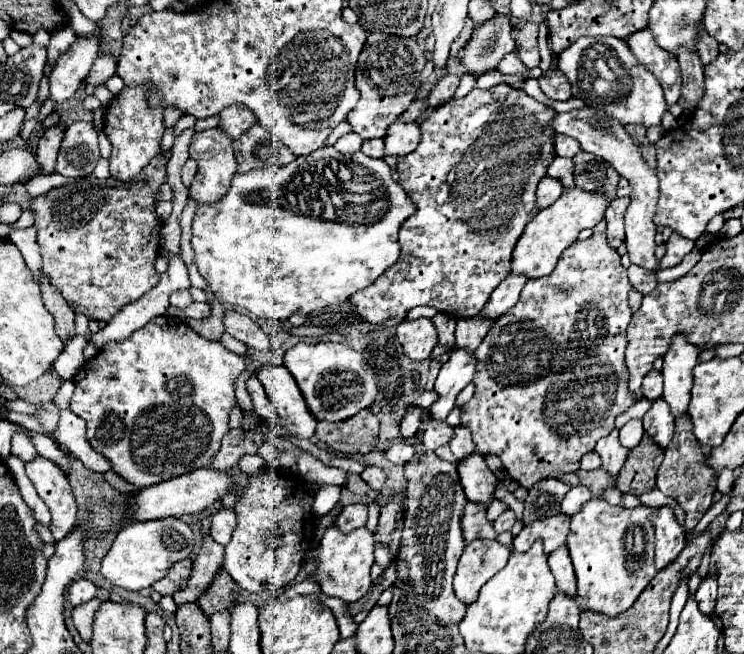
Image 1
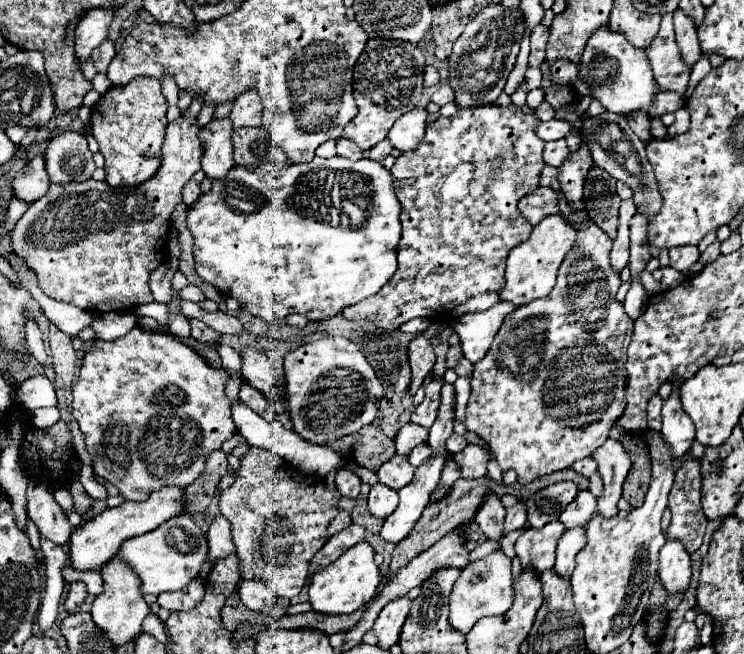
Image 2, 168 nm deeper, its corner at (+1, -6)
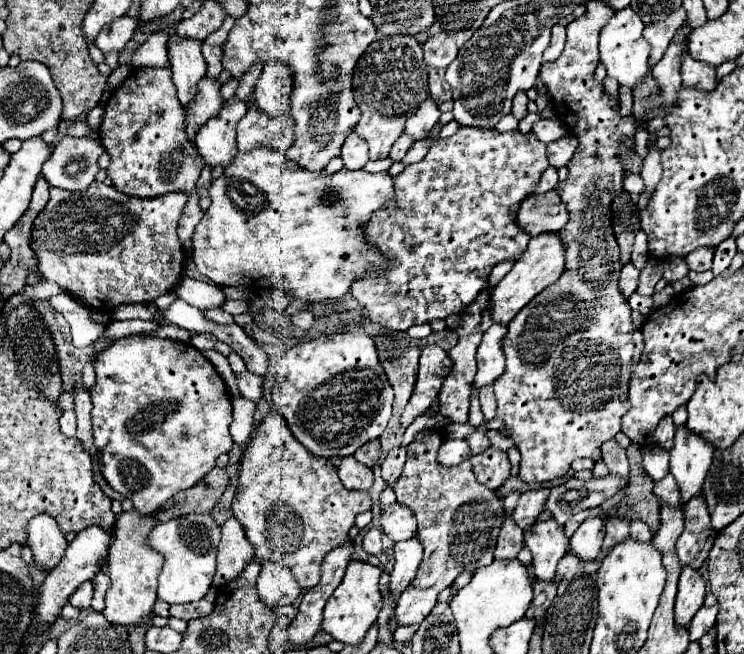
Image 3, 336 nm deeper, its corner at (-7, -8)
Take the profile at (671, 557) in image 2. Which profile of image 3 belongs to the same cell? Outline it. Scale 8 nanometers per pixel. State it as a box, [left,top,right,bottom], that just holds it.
[675,569,705,627]

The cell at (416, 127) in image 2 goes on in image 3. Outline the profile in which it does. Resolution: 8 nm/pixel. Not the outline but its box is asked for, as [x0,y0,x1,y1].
[405,97,441,141]

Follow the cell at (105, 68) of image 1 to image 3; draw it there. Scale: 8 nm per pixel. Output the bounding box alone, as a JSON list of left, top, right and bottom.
[95,15,137,53]

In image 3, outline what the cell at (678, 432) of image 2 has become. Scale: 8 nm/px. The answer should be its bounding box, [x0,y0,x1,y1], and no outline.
[669,427,713,505]

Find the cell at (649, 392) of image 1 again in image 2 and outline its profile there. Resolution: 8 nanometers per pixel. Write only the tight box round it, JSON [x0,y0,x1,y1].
[647,393,661,431]

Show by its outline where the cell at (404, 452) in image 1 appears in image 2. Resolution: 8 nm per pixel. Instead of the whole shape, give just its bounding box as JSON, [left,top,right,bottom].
[407,445,431,467]

